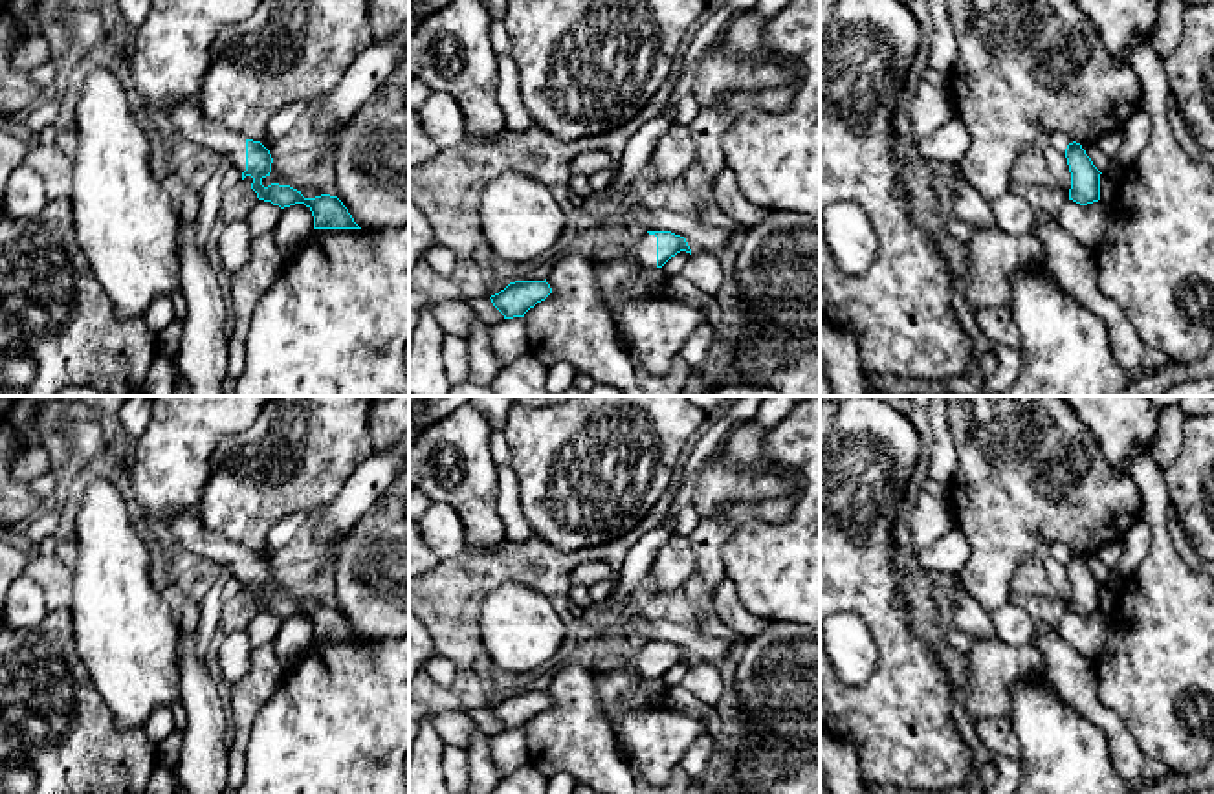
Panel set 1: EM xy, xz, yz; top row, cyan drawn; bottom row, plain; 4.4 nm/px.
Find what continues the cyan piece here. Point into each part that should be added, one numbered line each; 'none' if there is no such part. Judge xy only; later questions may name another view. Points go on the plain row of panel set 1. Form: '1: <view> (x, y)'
1: xy (186, 527)

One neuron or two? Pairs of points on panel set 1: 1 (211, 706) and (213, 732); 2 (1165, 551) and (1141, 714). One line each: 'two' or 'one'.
1: one
2: one

